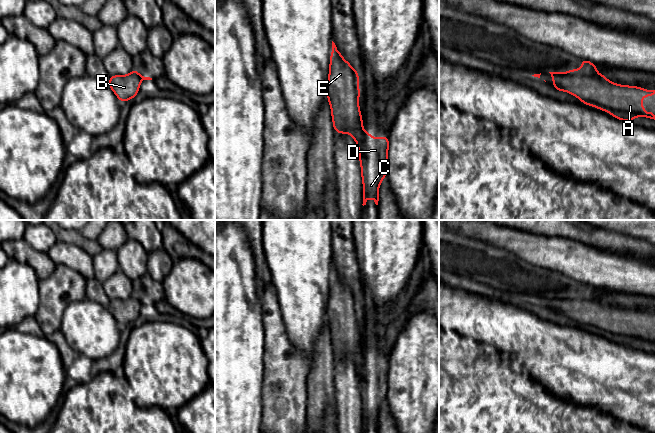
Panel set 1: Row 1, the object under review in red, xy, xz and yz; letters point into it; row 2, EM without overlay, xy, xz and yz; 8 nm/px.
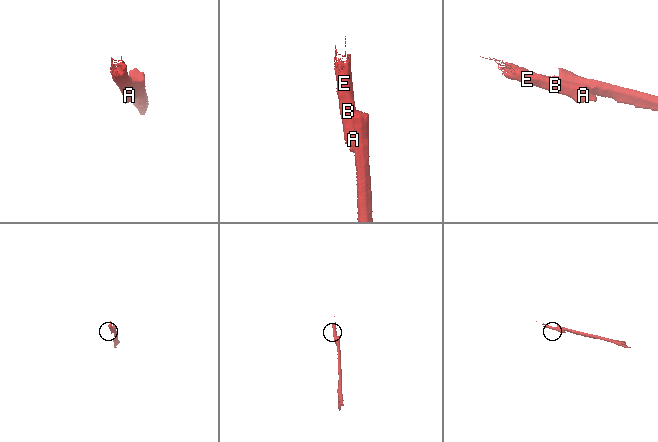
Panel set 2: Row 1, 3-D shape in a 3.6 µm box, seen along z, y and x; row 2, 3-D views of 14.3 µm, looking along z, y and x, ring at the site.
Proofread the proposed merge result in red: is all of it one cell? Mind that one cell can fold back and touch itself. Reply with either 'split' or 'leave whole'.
split

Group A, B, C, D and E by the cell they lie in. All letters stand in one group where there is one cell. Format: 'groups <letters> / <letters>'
groups A B E / C D

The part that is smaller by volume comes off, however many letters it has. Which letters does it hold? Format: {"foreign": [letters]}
{"foreign": ["A", "B", "E"]}

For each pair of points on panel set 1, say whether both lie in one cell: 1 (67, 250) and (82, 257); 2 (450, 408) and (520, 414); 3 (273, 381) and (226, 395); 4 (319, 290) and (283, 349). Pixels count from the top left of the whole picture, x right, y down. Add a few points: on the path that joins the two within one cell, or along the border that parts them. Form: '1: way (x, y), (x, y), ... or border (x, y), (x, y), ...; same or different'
1: way (71, 254), (74, 257), (78, 257); same
2: way (467, 421), (503, 421); same
3: border (263, 360), (263, 408); different
4: border (281, 316), (289, 340), (305, 355); different

